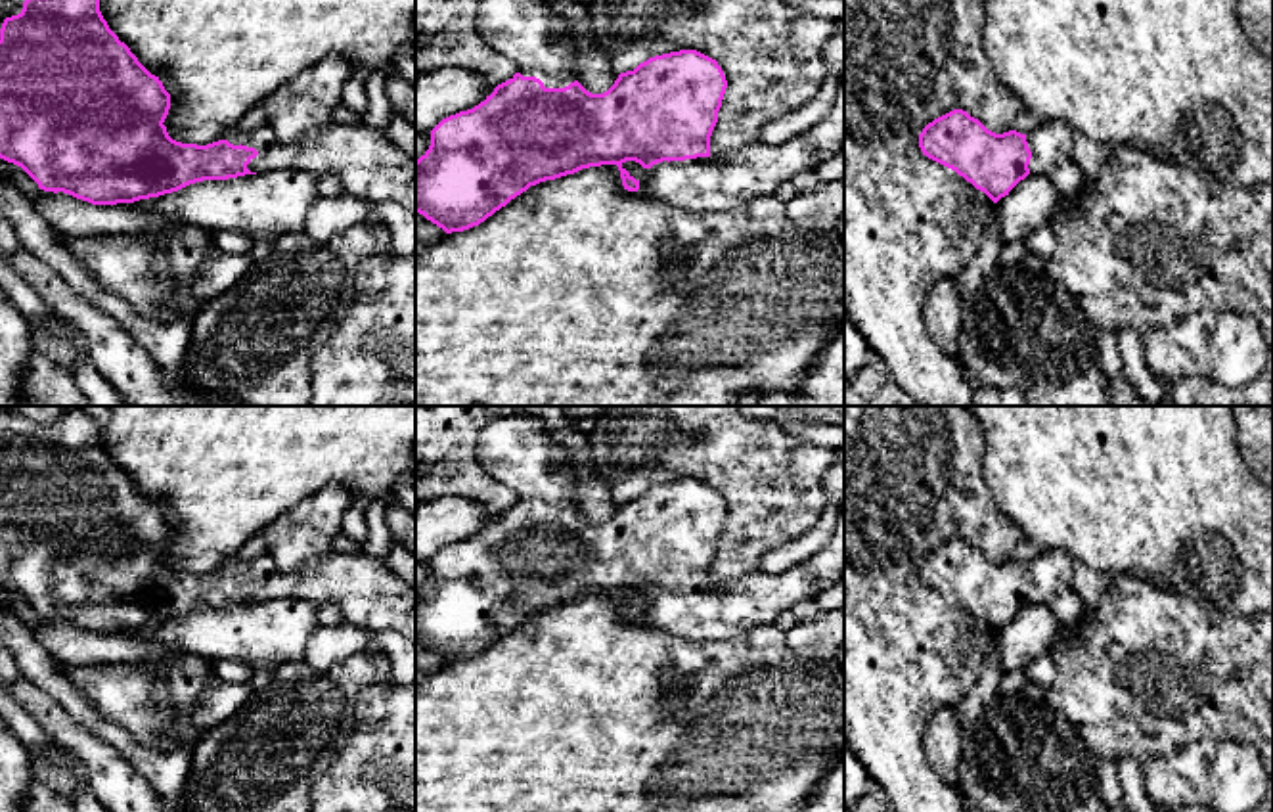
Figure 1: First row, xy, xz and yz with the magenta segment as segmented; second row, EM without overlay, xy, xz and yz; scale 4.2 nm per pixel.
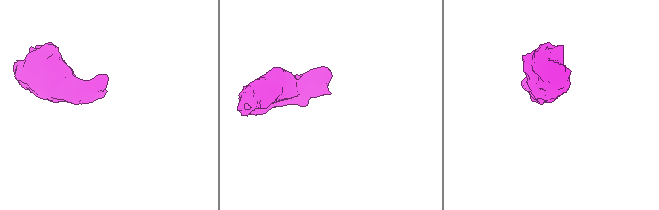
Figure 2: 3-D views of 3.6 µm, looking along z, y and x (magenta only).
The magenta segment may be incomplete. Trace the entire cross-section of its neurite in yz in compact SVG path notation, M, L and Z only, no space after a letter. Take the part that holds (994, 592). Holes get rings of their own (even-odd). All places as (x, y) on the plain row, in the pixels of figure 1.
M953 538L923 557L919 576L997 632L1028 603L1047 603L1072 588L1074 571L1062 550L1041 552L1028 563L995 563L967 540Z

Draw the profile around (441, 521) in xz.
M444 496L415 506L415 563L431 561L442 548L473 538L496 513L484 504Z

